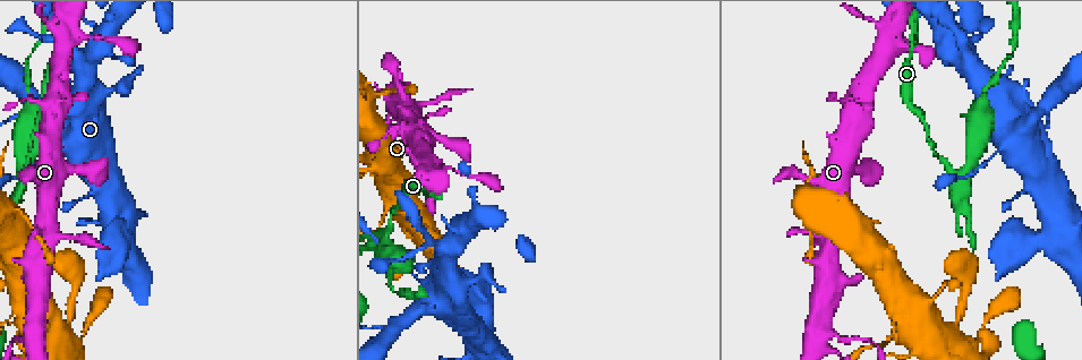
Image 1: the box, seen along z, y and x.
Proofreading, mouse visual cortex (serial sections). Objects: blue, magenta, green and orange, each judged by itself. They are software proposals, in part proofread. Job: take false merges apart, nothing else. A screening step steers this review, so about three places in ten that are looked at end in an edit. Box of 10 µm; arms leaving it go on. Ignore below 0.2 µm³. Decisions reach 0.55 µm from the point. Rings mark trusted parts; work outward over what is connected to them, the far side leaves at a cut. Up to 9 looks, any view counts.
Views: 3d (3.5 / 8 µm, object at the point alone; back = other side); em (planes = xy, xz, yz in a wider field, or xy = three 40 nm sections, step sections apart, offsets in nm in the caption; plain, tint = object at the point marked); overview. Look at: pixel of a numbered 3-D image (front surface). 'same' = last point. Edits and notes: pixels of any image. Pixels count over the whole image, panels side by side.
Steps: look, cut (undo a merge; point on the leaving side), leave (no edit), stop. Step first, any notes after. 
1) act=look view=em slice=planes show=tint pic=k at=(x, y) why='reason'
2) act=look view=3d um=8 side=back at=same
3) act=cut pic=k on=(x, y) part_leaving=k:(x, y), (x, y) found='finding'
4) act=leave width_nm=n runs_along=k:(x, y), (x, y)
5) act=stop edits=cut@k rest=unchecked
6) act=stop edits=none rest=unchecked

act=look view=3d um=3.5 side=back pic=1 at=(423, 282) why='sudden change in width'

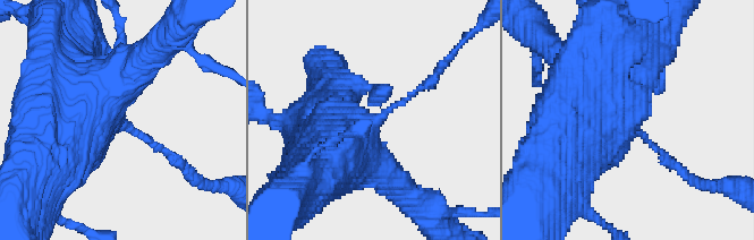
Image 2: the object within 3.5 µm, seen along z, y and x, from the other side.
act=look view=em slice=xy step=1 show=tint pic=2 at=(373, 125) arm_widths_nm=100,800 why='now the EM'

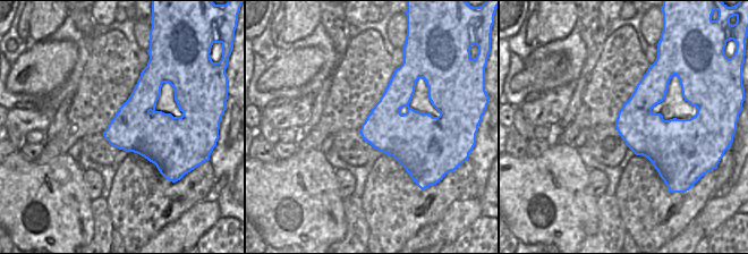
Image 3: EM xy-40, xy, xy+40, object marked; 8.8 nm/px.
act=leave runs_along=2:(314, 172), (370, 122), (425, 85) found='all the same cell'

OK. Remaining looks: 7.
act=look view=3d um=3.5 side=back pic=1 at=(386, 232) why='sharp bend'

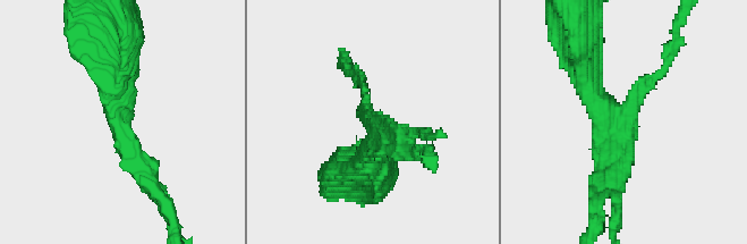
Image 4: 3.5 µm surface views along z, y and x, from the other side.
act=look view=em slice=xy step=1 show=tint pic=4 at=(368, 122) arms=3 arm_widths_nm=100,300,350 why='now the EM'

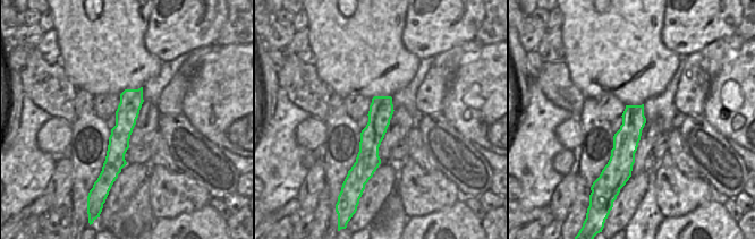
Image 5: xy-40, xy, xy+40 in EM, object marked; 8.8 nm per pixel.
act=cut pic=4 on=(375, 167) width_nm=220 part_leaving=4:(373, 131), (376, 166), (370, 171) found='a second cell is stuck on'

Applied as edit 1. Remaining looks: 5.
act=look view=overview why='redraw'

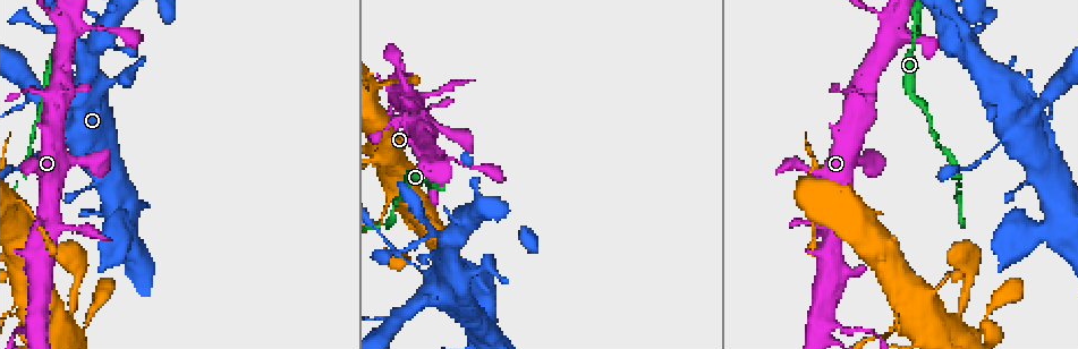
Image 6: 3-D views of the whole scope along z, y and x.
act=look view=3d um=3.5 side=back pic=6 at=(1020, 84) why='abrupt turn'

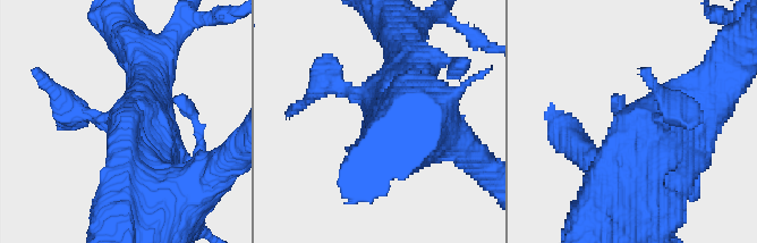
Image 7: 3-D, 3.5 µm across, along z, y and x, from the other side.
act=look view=em slice=xy step=1 show=tint pic=7 at=(123, 119)

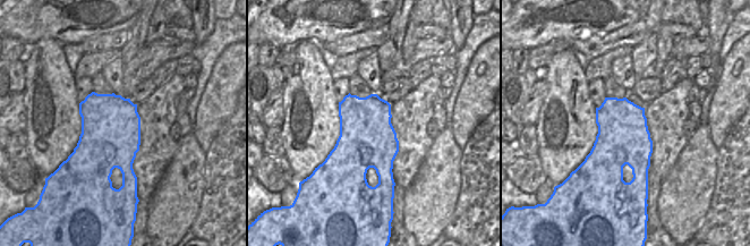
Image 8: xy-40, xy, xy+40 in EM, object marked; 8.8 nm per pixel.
act=look view=em slice=xy step=5 show=tint at=same

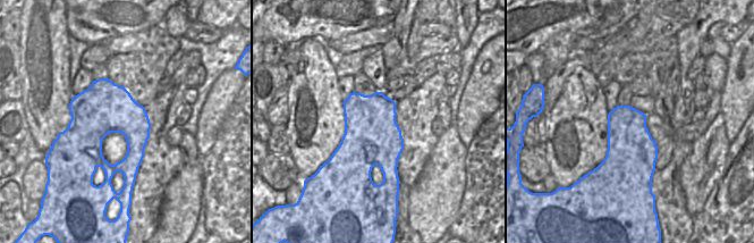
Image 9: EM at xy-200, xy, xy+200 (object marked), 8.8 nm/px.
act=leave runs_along=7:(138, 195), (125, 119), (69, 105) found='continuous, no second cell'

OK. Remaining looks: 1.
act=stop edits=cut@4 rest=unchecked

